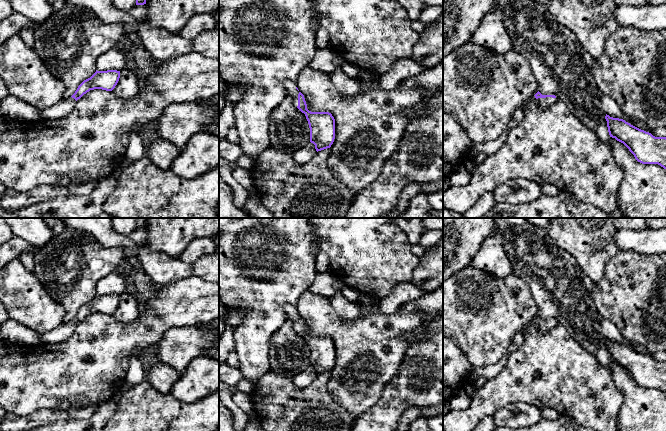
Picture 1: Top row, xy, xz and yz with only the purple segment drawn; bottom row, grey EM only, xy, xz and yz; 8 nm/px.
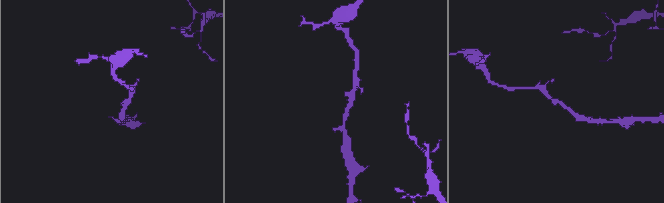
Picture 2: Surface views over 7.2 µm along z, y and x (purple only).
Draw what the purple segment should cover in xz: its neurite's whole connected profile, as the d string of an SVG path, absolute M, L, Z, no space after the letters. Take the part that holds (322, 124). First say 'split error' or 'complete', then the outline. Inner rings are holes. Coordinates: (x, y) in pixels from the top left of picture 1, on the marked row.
split error; M285 82L286 95L291 96L294 105L305 114L310 128L310 142L315 145L316 151L330 148L335 139L335 119L329 112L311 112L307 109L304 95L298 90L294 82Z

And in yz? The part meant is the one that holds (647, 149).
complete; M606 114L610 137L623 143L642 164L658 164L666 169L666 137L655 137L623 119Z

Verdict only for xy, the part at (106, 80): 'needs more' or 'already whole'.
needs more

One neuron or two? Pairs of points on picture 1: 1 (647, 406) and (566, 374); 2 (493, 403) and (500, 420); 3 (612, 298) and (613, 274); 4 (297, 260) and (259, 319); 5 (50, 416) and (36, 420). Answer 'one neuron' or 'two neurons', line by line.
1: two neurons
2: two neurons
3: one neuron
4: one neuron
5: one neuron

